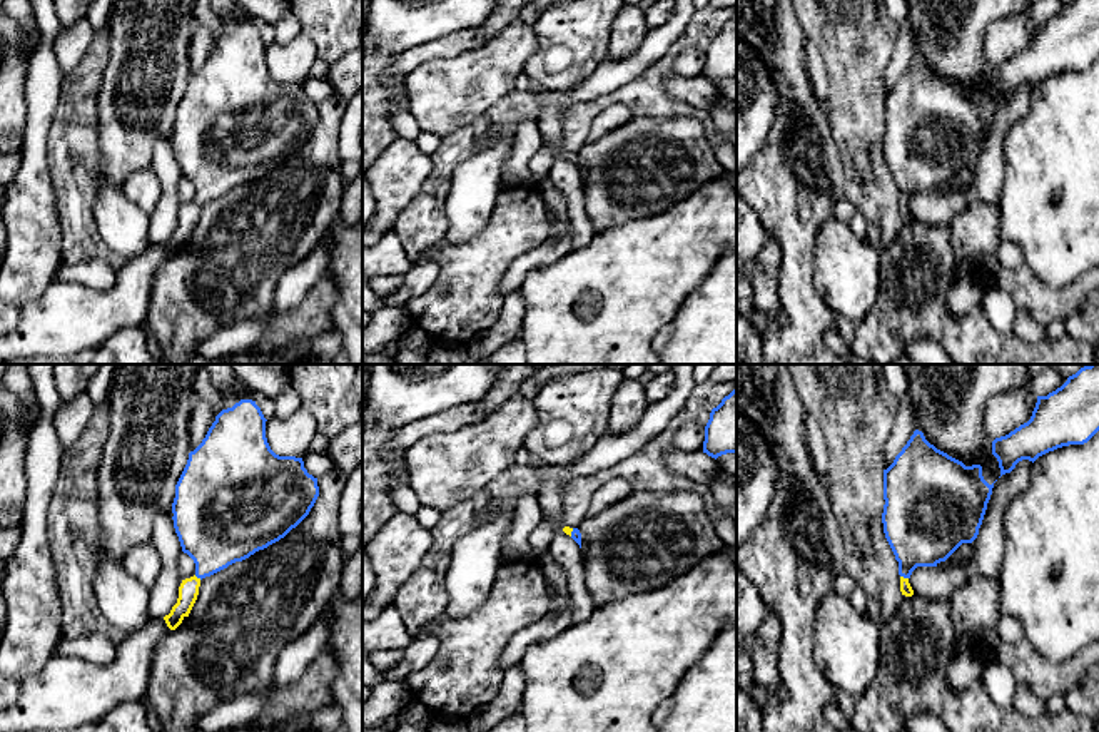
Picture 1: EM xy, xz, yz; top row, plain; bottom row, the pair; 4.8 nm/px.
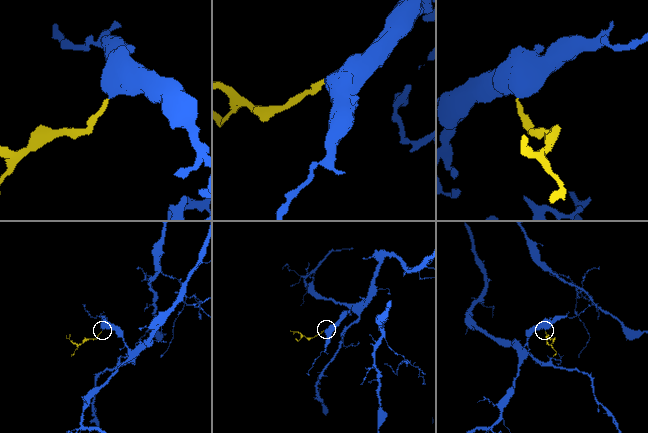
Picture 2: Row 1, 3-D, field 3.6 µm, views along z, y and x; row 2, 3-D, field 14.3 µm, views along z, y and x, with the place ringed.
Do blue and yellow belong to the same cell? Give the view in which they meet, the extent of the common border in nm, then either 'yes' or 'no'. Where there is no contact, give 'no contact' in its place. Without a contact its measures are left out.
yz | 40 nm | yes

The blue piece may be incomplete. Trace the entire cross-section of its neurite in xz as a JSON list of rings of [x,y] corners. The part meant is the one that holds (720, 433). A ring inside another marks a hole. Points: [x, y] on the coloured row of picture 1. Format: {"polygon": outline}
{"polygon": [[[737,381],[735,389],[710,413],[703,453],[715,460],[727,453],[737,453]]]}

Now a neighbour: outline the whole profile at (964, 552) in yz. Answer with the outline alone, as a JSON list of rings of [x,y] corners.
[[[962,543],[945,562],[937,563],[937,568],[950,568],[954,565],[964,565],[972,557],[972,543]]]

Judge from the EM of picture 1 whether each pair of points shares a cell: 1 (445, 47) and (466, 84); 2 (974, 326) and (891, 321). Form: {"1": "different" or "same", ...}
{"1": "different", "2": "same"}

